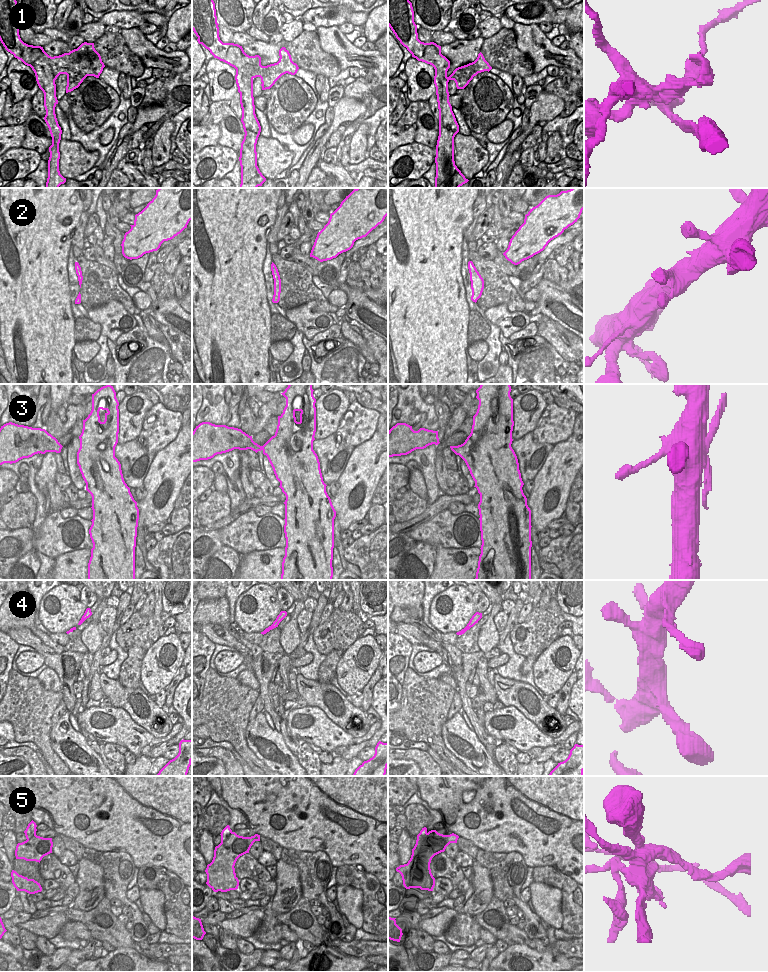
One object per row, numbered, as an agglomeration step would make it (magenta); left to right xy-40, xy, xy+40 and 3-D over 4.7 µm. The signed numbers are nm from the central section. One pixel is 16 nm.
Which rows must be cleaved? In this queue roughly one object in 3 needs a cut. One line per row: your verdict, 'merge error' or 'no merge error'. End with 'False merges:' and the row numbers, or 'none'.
1: merge error
2: no merge error
3: no merge error
4: no merge error
5: merge error
False merges: 1, 5

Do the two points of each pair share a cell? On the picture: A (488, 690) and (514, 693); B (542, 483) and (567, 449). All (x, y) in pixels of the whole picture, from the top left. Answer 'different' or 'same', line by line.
A: different
B: same

